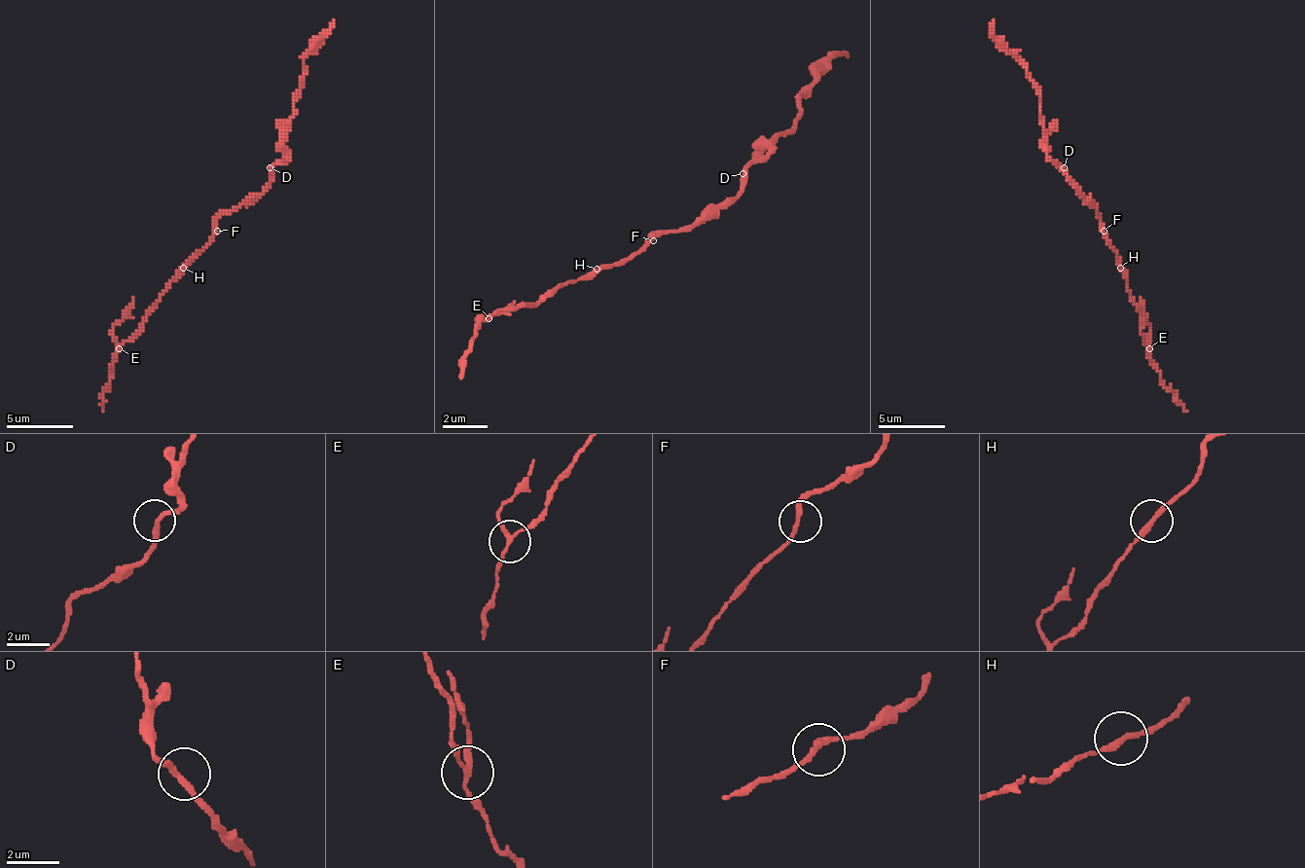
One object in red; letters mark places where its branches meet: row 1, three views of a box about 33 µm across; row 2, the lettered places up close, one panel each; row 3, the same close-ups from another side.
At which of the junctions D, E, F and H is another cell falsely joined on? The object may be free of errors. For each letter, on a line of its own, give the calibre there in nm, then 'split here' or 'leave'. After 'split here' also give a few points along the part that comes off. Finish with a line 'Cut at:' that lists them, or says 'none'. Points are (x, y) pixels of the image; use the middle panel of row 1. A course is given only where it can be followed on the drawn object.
D: calibre 200 nm; leave
E: calibre 160 nm; split here; course (490, 319), (473, 336), (462, 380)
F: calibre 190 nm; leave
H: calibre 200 nm; leave
Cut at: E

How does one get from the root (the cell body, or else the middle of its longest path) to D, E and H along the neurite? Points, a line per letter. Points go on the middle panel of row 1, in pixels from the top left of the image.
D: (670, 230), (686, 230), (698, 218), (708, 218), (743, 185), (743, 173)
E: (670, 230), (658, 230), (625, 263), (568, 280), (552, 297), (501, 307), (490, 319)
H: (670, 230), (658, 230), (619, 263), (602, 263), (597, 269)

